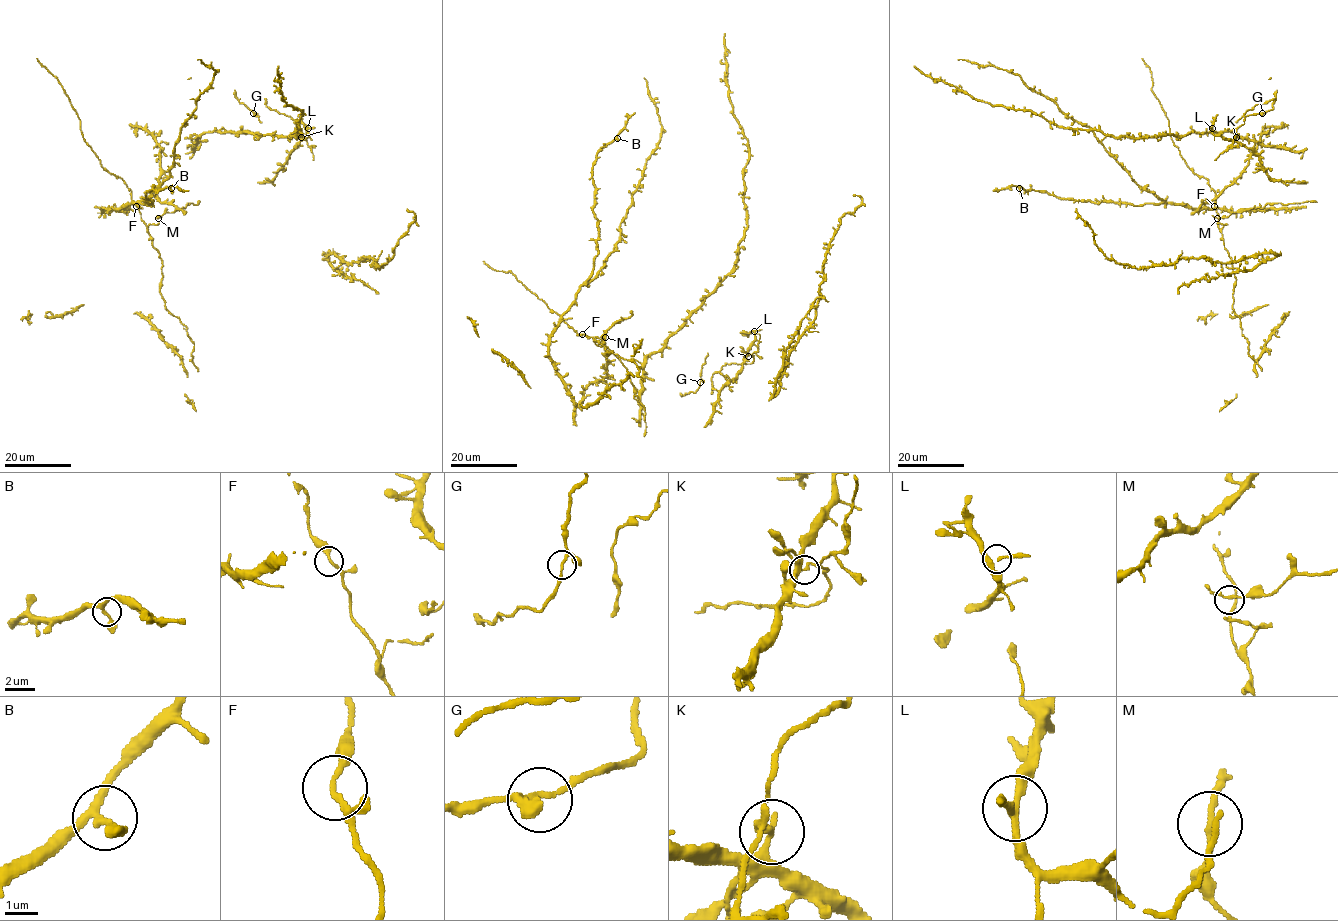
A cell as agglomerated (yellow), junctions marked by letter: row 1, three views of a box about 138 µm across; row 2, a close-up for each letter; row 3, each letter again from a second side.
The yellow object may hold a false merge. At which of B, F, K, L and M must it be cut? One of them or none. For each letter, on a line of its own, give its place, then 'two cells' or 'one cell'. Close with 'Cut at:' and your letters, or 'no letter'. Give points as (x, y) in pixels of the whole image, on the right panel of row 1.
B: at (1019, 188); one cell
F: at (1214, 206); one cell
K: at (1236, 137); two cells
L: at (1212, 128); one cell
M: at (1217, 218); one cell
Cut at: K

